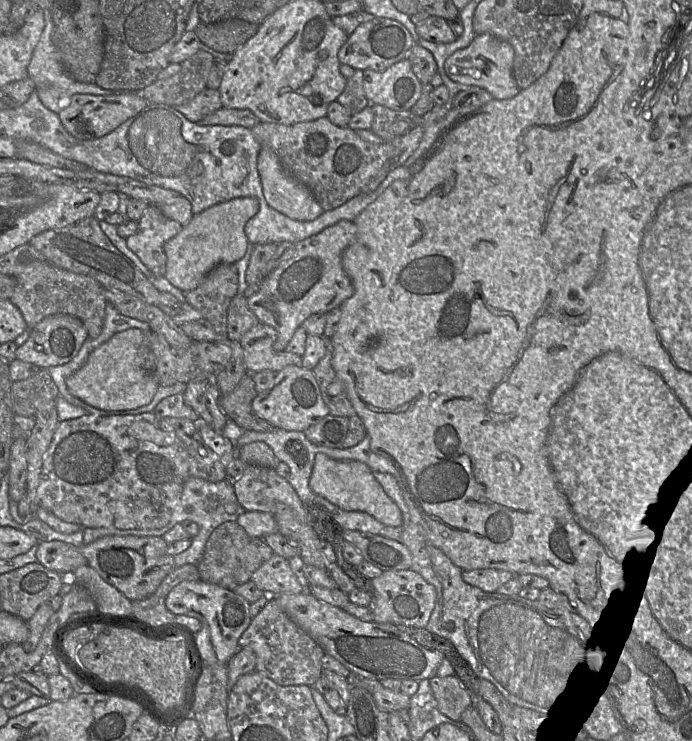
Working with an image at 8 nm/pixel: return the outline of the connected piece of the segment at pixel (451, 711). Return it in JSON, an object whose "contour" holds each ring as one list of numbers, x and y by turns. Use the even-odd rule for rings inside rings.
{"contour":[[456,675,432,676,430,686,441,713,454,721,472,706,472,694]]}

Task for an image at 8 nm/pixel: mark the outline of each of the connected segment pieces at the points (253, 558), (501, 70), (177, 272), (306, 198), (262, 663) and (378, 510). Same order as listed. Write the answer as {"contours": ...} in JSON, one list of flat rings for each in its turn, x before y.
{"contours":[[[225,522,210,535,197,564,200,580,234,591,251,580,253,573,274,555,262,538,253,538,236,522]],[[483,33,476,35,468,47,450,55,445,61,445,71,453,81,481,87,496,100,510,99,521,90,513,77,514,55,514,49,508,42]],[[239,197,218,203,199,214,195,214,190,223,182,231,164,245,167,257,164,277,183,292,195,289,205,276,218,264,235,264,247,250,249,240,245,233,246,223,257,214,259,201,254,197]],[[267,146,260,149,257,169,271,208,296,221,312,221,324,212,309,188,291,177]],[[270,597,266,606,252,619,239,639,239,647,250,648,256,655,256,671,280,686,313,686,322,676,325,651,281,610,274,597]],[[319,452,315,455,309,487,315,494,324,497,344,511,365,512,390,527,398,527,403,523,399,507,387,496,370,468,363,462,334,460]]]}

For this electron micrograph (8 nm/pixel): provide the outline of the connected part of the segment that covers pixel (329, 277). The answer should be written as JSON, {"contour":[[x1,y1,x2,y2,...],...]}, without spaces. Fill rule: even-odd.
{"contour":[[340,220,318,234,295,243,296,250,293,257,279,264,264,278,257,292,247,297,247,305,259,322,276,330,277,338,273,344,275,351,281,352,286,349,296,329,310,315,316,313,327,314,332,309,340,307,346,299,354,294,352,281,342,267,342,253,354,241,356,231,357,228,353,221]]}

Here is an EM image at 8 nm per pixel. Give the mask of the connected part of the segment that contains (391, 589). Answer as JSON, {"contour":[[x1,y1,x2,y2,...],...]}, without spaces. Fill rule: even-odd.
{"contour":[[411,569,385,571,371,581,374,622,426,628,437,602,437,591,433,585]]}

